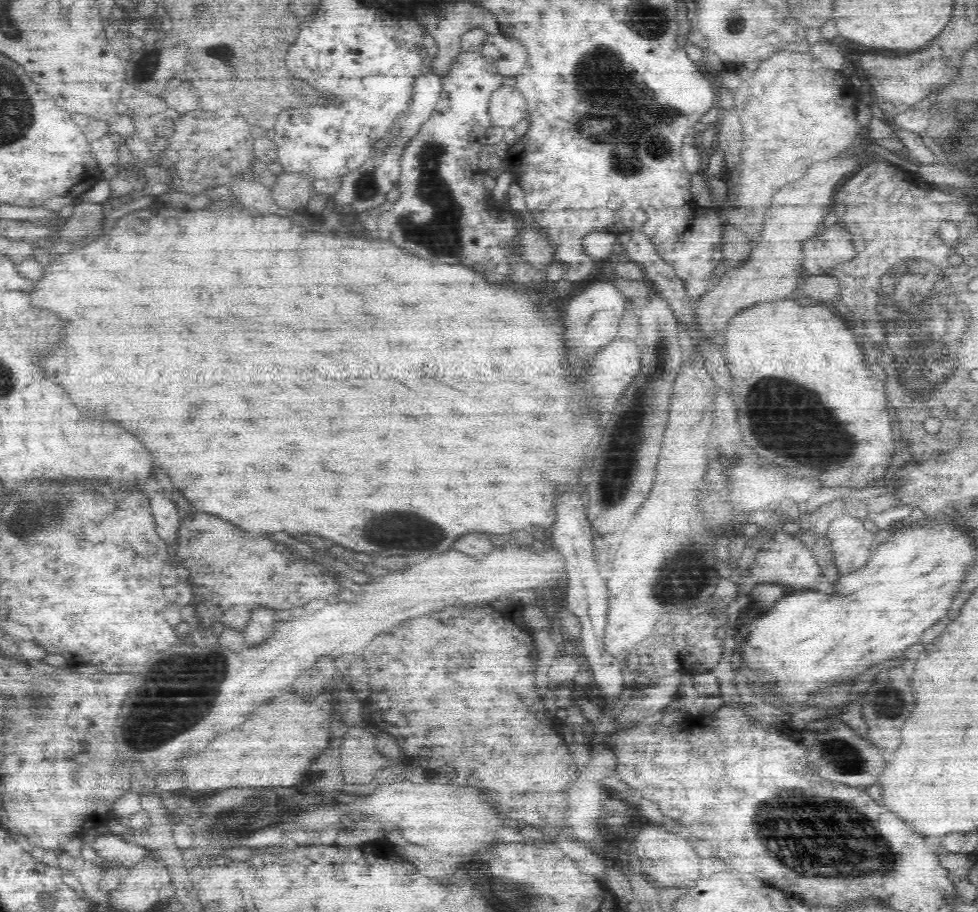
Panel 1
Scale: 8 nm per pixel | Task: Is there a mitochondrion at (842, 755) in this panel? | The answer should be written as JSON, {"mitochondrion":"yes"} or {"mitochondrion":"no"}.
{"mitochondrion":"yes"}

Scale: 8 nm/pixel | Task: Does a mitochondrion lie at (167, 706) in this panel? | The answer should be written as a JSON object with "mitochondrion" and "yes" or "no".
{"mitochondrion":"yes"}

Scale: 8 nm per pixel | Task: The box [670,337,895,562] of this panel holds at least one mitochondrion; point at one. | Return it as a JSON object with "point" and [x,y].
{"point":[779,410]}

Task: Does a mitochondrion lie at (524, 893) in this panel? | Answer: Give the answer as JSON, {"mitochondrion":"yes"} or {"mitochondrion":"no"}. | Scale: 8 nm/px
{"mitochondrion":"yes"}

